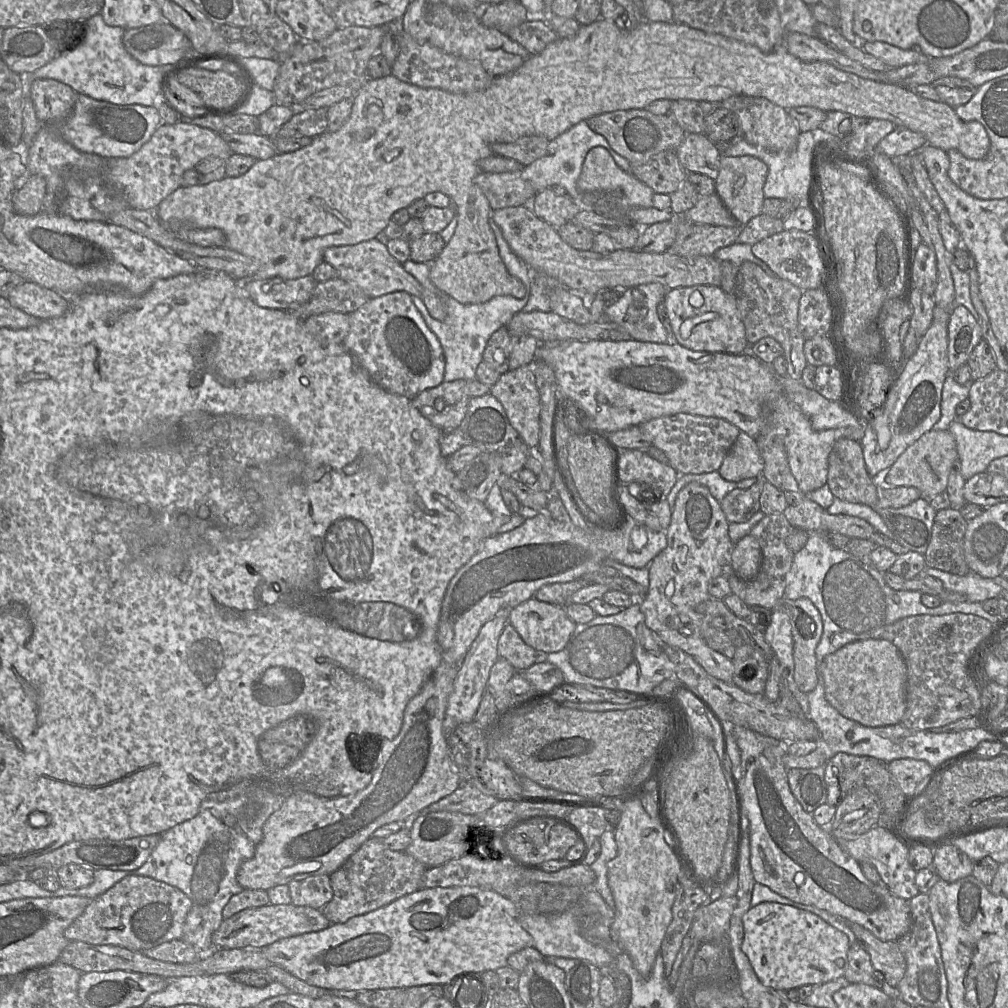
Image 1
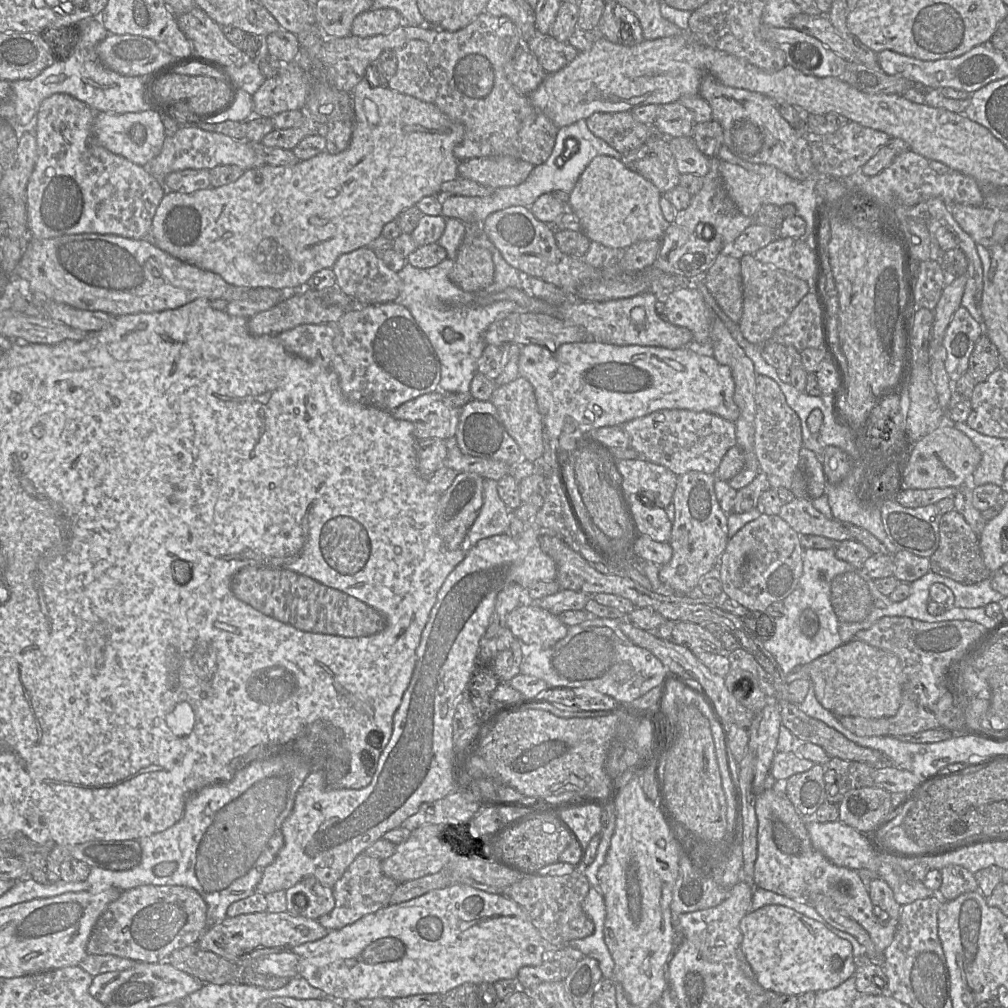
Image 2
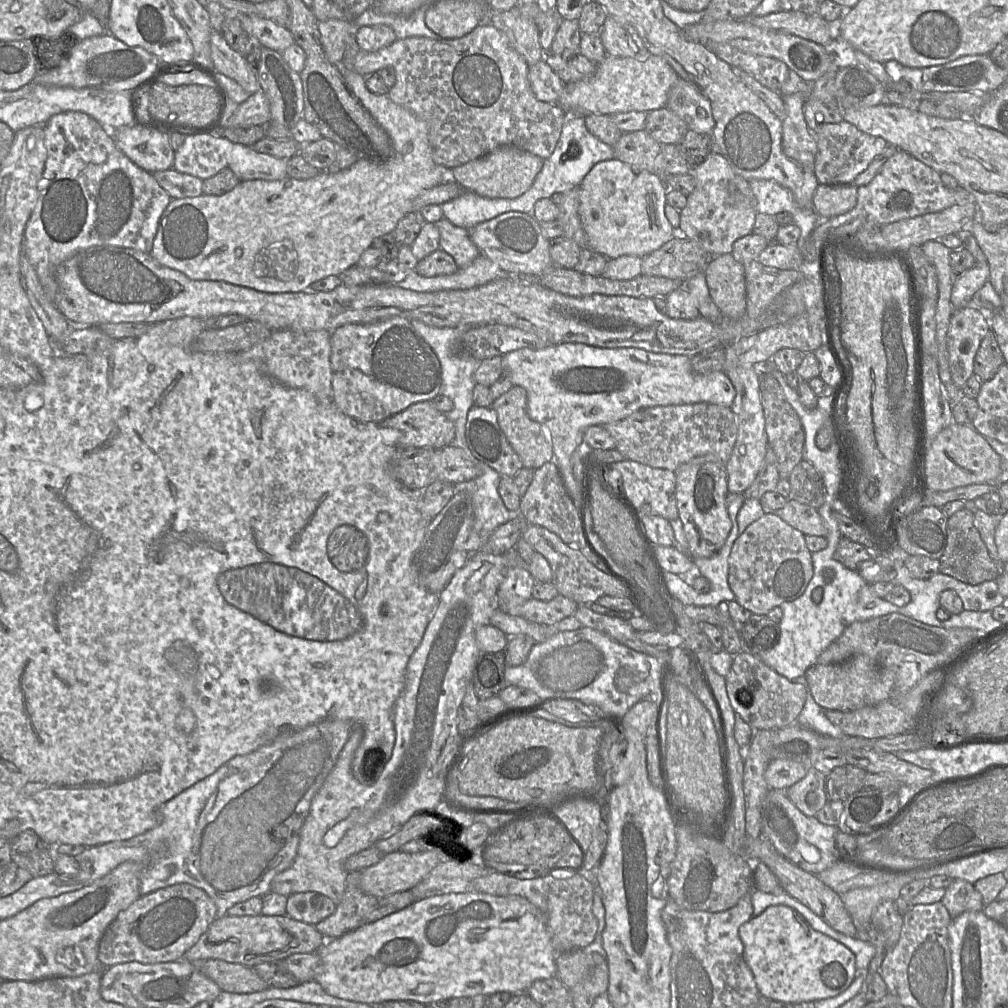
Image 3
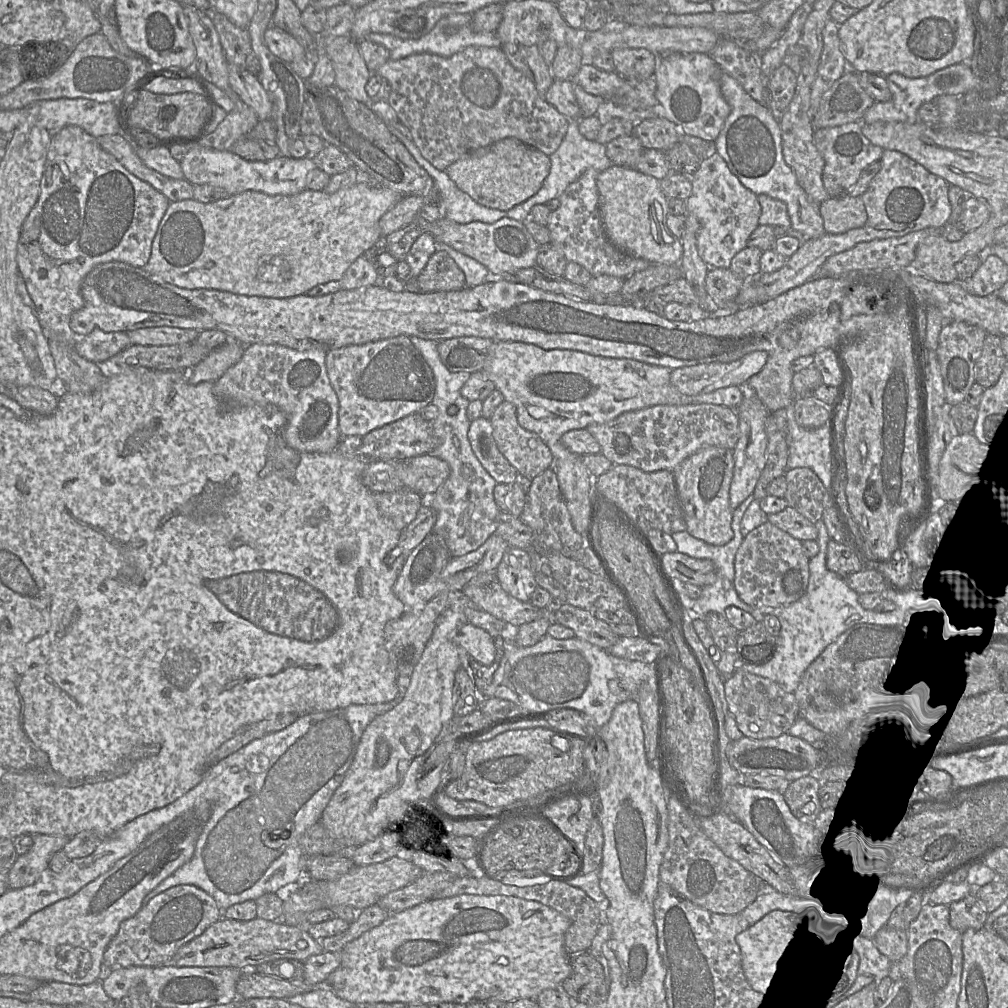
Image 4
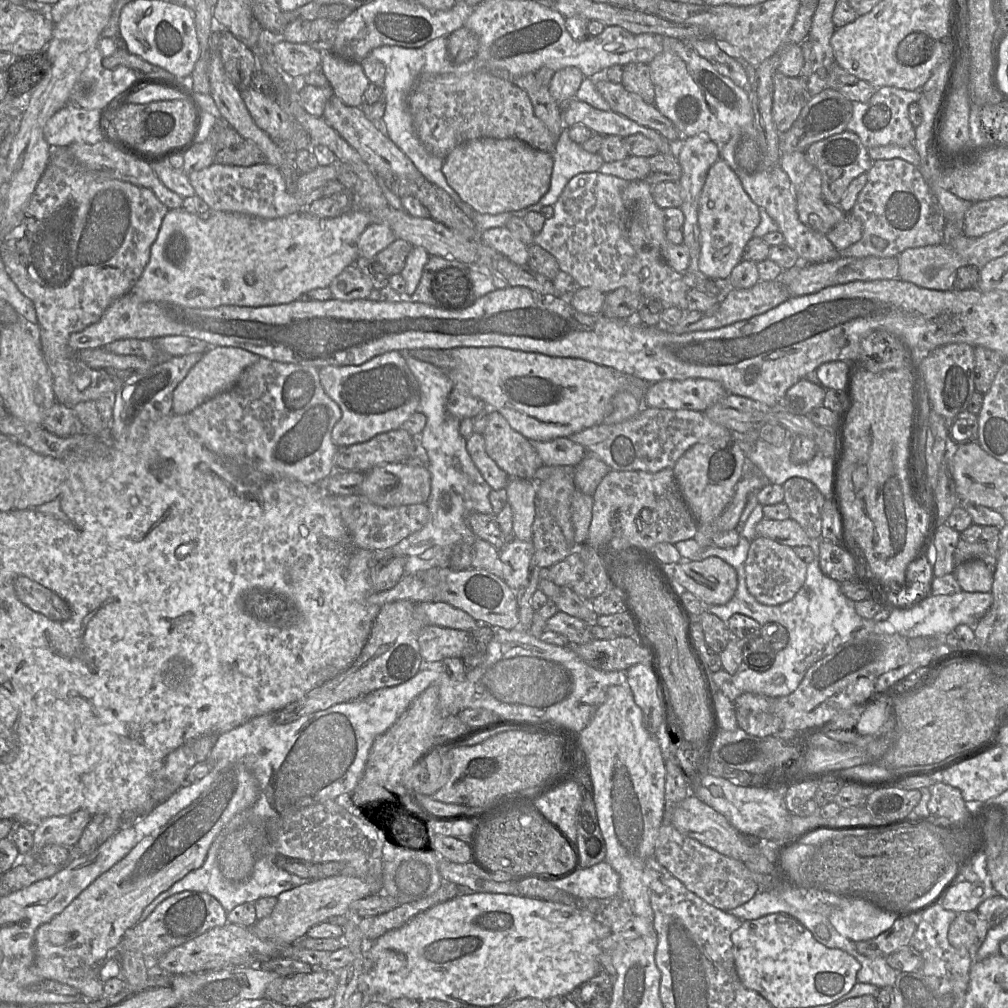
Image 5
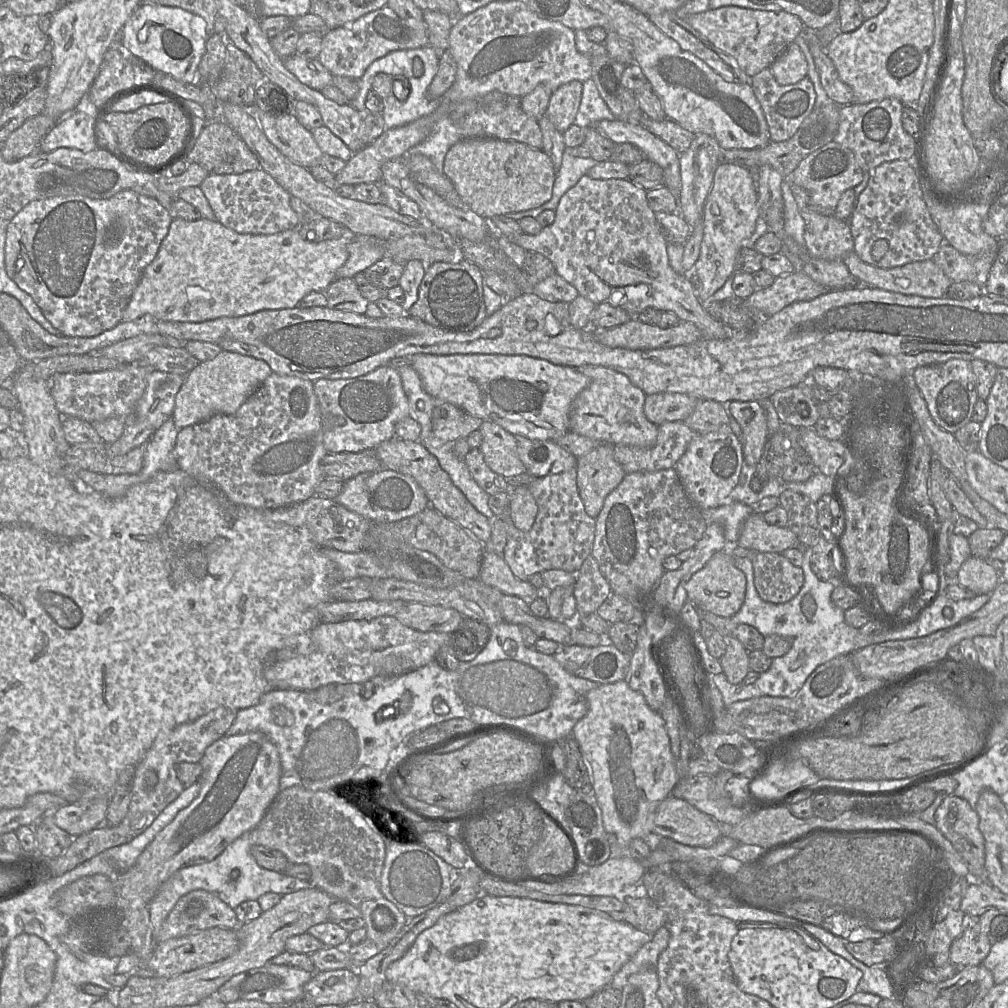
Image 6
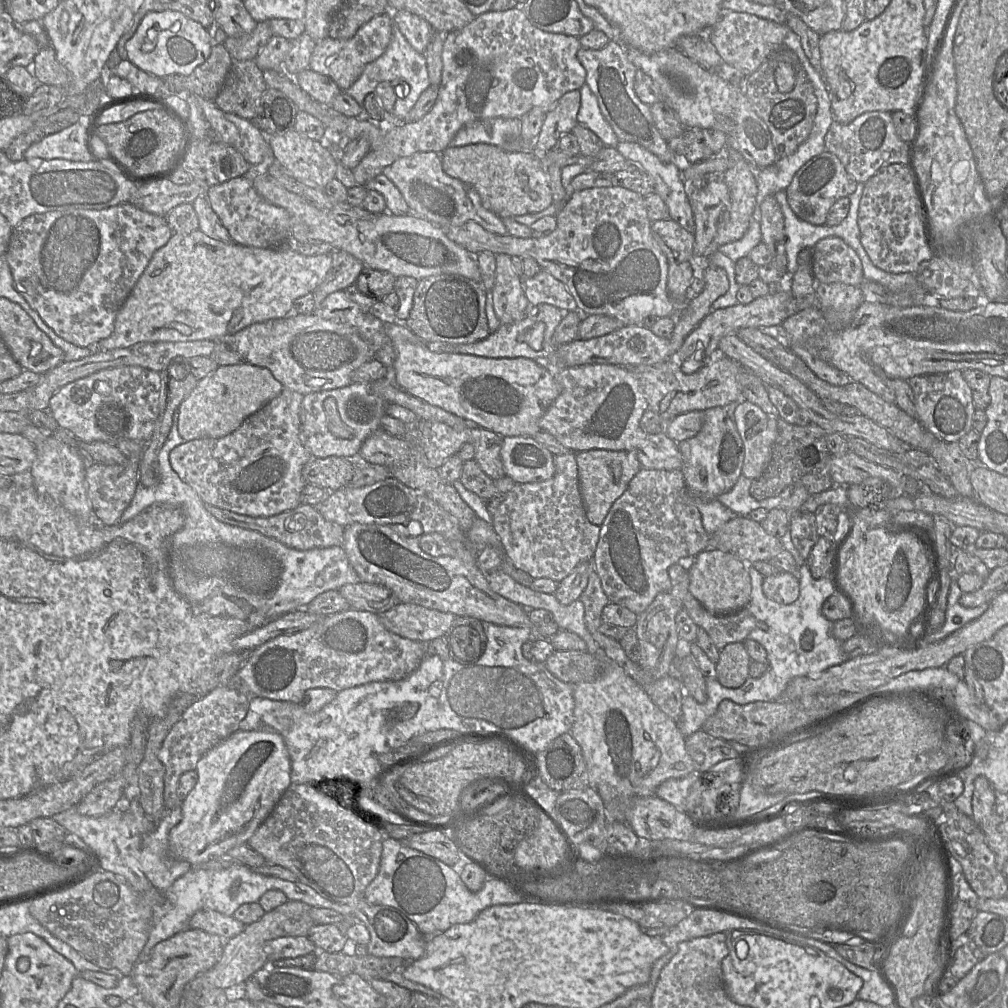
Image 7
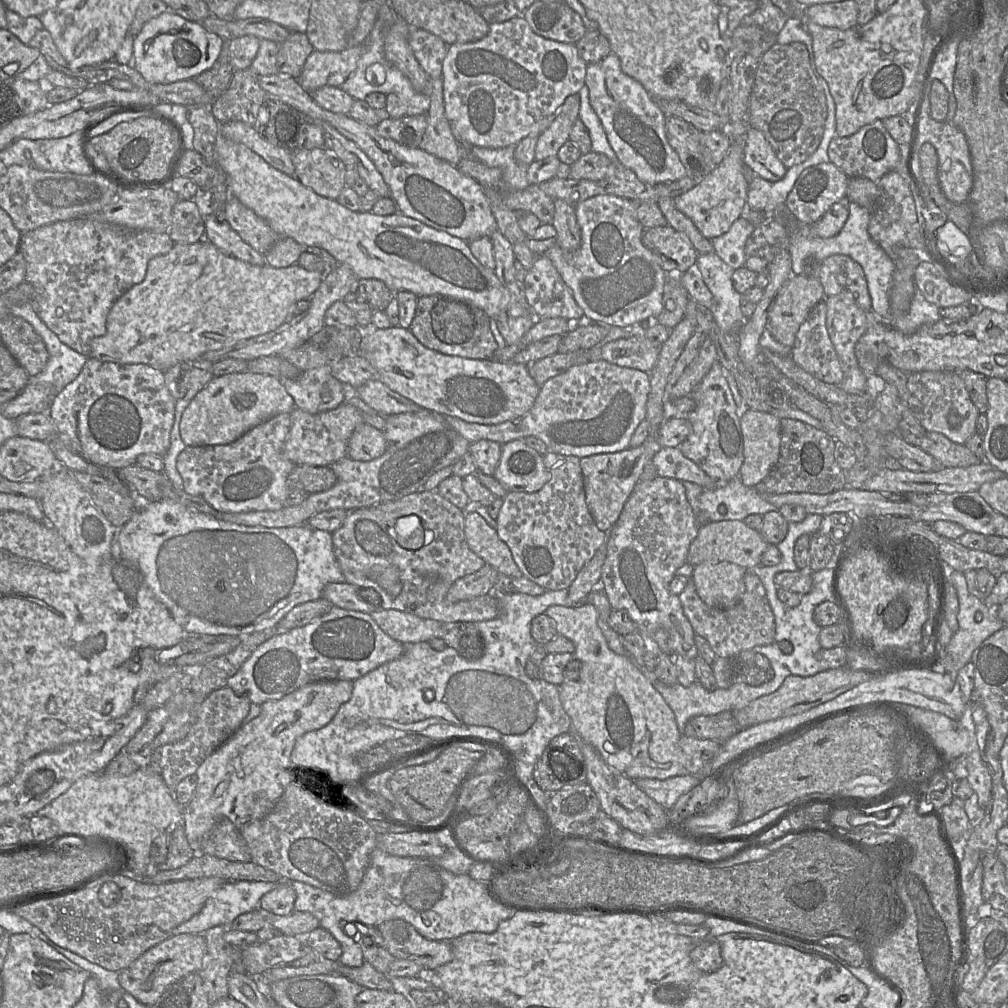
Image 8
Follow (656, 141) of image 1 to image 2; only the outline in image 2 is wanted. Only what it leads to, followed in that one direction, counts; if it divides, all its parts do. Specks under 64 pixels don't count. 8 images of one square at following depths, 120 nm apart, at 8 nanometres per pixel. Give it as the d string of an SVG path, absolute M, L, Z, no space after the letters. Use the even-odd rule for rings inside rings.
M598 112L586 120L588 129L620 154L634 150L657 134L654 124L638 122L631 112Z

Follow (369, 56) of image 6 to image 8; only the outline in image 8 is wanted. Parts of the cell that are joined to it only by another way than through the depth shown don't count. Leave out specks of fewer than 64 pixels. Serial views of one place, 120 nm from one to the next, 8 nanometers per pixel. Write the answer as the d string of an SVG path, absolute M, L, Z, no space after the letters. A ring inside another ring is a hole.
M365 44L341 51L314 50L297 78L298 82L309 94L323 86L340 87L355 71L364 52Z

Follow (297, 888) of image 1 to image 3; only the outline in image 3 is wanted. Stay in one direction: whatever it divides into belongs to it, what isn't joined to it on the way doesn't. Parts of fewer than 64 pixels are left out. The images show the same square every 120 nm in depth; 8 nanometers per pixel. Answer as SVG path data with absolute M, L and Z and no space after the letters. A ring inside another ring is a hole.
M301 892L288 896L286 914L291 919L316 925L336 911L337 905L316 892Z

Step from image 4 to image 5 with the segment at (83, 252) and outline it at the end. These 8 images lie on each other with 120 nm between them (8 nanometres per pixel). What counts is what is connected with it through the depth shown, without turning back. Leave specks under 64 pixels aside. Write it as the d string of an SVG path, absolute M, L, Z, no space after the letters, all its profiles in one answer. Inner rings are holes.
M56 148L52 150L50 161L35 188L34 193L23 209L17 214L16 225L1 242L1 258L9 276L18 289L34 304L37 315L37 324L39 326L40 345L52 375L53 390L57 402L74 407L82 402L97 400L107 396L116 396L117 391L123 384L122 378L110 374L104 369L91 368L81 361L77 356L78 352L75 352L69 346L69 336L72 333L82 331L89 325L97 322L103 315L104 311L115 300L131 291L149 261L151 246L157 238L162 221L168 210L169 209L150 189L117 179L100 177L99 175L94 174L81 166L70 153L68 148Z

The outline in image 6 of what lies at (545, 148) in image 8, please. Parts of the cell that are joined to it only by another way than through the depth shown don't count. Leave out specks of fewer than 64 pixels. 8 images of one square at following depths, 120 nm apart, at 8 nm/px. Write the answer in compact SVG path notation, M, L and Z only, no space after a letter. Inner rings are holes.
M574 80L560 86L550 95L546 116L561 133L572 124L580 122L579 105L582 87L582 82Z

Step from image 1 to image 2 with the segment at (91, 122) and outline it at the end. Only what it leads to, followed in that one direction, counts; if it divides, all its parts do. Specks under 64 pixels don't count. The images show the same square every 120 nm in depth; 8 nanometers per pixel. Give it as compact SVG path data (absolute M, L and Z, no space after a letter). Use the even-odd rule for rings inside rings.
M150 108L135 113L96 113L92 128L92 138L110 152L122 156L130 162L145 167L161 151L166 138L161 114Z

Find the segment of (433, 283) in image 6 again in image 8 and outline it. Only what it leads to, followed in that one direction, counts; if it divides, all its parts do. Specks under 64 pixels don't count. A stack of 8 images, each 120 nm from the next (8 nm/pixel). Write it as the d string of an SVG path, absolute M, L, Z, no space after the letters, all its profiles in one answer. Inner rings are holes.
M443 295L420 296L411 333L425 347L440 353L469 359L493 359L498 345L490 329L490 317L480 308Z

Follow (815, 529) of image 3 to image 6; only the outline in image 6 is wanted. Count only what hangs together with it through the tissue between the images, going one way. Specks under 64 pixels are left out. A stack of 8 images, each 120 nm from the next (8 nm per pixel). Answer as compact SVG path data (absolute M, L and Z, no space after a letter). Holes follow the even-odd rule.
M756 513L751 514L744 522L737 544L764 553L782 553L801 545L789 527L771 525L764 520L763 515Z

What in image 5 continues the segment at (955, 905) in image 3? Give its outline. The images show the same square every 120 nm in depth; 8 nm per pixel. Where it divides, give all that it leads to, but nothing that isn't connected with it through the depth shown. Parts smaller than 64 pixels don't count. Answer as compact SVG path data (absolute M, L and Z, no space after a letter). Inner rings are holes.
M976 910L959 912L949 927L948 941L956 948L967 949L970 954L974 955L975 961L975 954L984 942L989 928L990 927L987 922L978 914Z

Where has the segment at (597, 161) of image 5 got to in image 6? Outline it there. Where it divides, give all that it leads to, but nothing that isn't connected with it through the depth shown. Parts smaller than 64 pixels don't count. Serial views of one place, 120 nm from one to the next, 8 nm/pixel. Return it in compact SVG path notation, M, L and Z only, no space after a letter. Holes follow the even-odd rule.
M566 147L561 166L555 175L550 200L534 209L541 208L541 213L545 210L555 211L565 192L573 187L583 175L587 175L588 170L596 164L597 162L591 157L579 158L572 156Z

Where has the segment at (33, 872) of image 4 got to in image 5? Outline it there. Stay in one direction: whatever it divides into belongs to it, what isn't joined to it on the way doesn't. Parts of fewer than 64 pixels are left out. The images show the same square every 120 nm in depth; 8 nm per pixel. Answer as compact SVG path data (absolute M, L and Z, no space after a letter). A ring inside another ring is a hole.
M78 810L68 815L42 820L32 828L33 846L27 855L21 856L22 861L37 861L37 855L46 845L54 844L71 848L78 842L91 818L92 815L88 812Z

